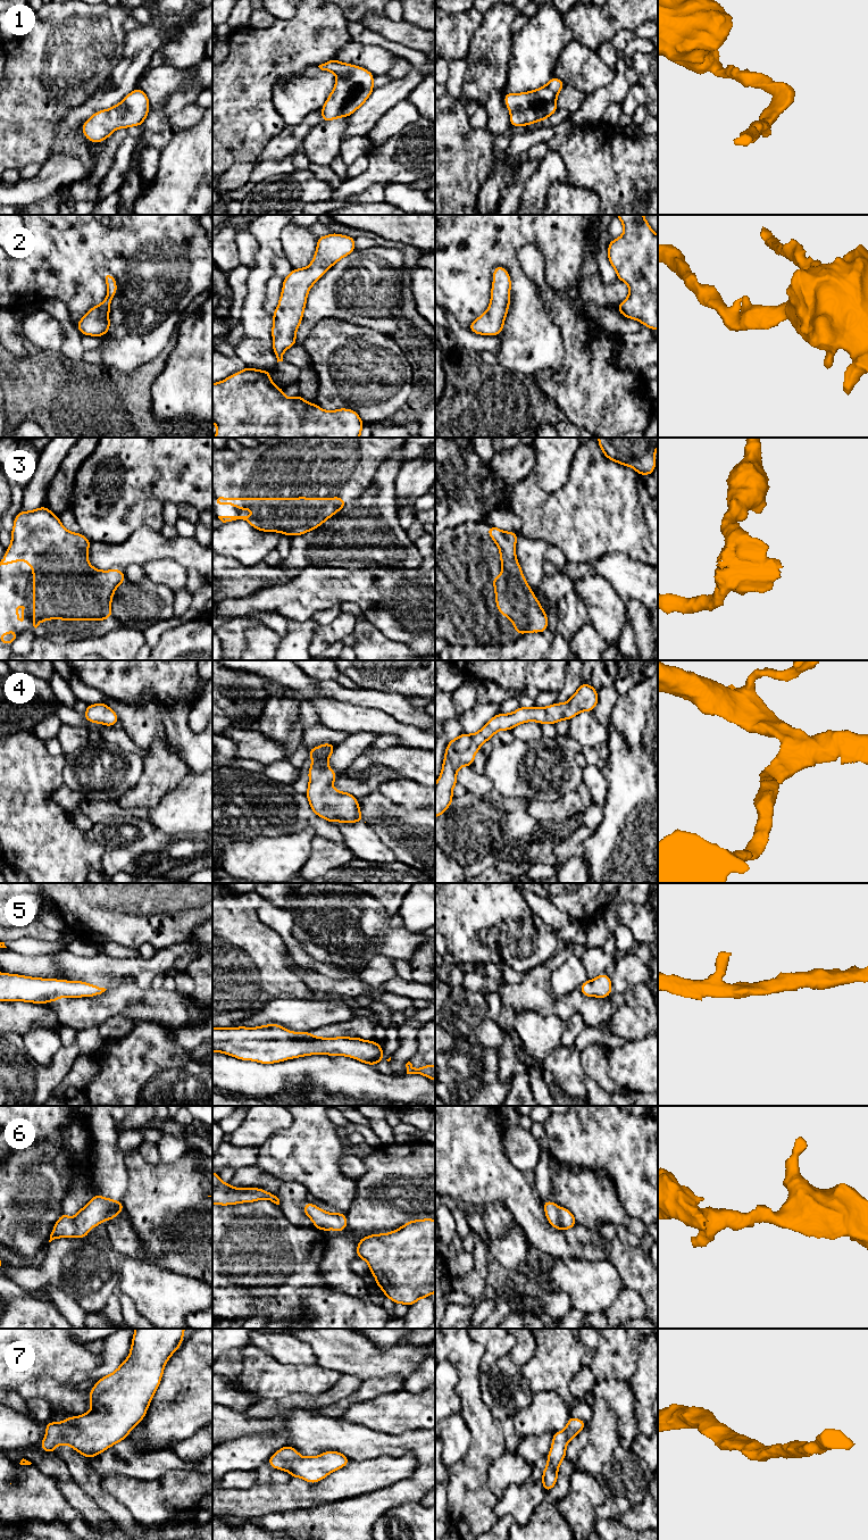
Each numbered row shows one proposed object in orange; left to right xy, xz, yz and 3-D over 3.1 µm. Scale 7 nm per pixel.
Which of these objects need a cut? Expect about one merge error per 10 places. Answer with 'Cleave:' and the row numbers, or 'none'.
Cleave: none

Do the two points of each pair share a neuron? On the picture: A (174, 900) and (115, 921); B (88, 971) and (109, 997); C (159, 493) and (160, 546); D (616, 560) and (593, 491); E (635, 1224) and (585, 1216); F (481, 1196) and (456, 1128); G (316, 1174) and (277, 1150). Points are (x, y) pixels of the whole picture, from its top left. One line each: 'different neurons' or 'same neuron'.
A: same neuron
B: different neurons
C: different neurons
D: different neurons
E: same neuron
F: same neuron
G: same neuron

